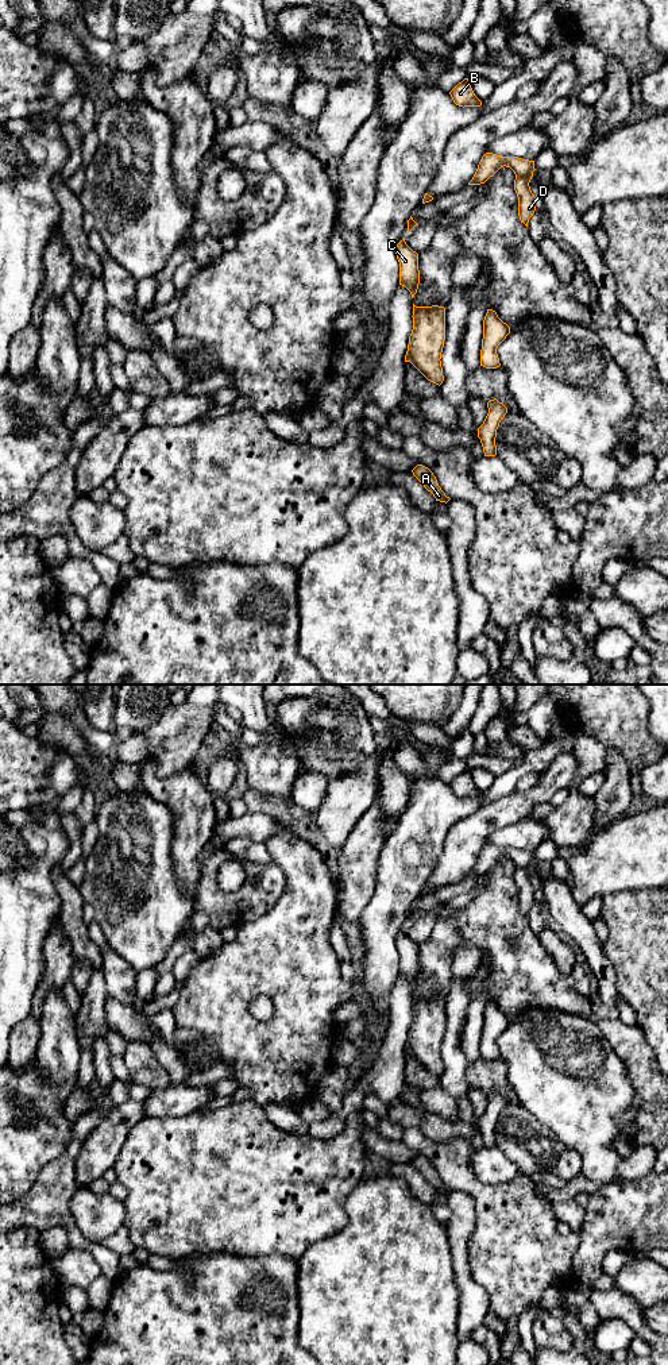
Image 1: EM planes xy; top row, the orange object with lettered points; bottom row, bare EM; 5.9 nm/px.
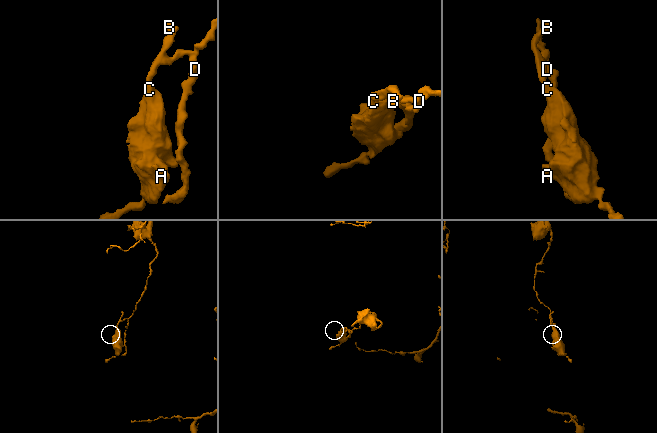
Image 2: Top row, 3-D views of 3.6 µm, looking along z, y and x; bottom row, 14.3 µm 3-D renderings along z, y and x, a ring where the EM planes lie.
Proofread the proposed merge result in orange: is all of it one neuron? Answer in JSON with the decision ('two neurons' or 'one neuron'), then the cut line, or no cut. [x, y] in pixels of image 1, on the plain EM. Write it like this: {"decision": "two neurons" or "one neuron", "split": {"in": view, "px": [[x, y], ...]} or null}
{"decision": "two neurons", "split": {"in": "xy", "px": [[533, 852], [533, 859], [526, 866], [516, 868]]}}

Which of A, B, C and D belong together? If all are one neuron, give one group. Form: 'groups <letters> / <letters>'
groups A B C / D

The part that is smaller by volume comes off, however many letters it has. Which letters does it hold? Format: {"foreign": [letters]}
{"foreign": ["A", "B", "C"]}

